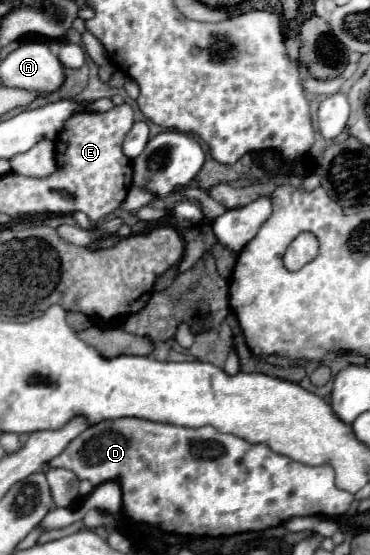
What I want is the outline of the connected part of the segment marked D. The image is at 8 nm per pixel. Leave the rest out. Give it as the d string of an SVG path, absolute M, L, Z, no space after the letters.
M118 418L88 426L60 456L52 458L48 466L72 470L80 480L88 480L92 486L118 480L124 494L122 510L128 518L186 536L232 536L238 532L258 532L294 516L342 516L354 500L354 494L336 486L330 464L300 464L270 450L266 444L250 444L234 434L218 434L210 430L210 426L182 428L140 418Z

